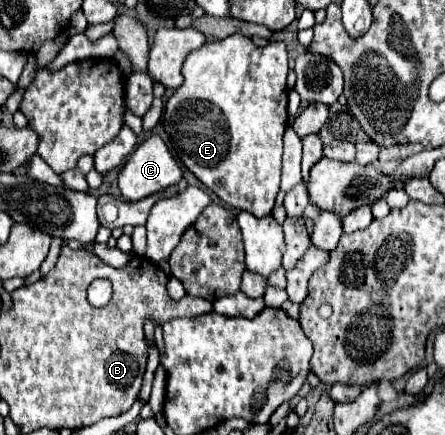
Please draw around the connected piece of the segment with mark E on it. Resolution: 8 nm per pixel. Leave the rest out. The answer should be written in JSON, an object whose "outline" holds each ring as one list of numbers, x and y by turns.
{"outline":[[232,35,220,41,206,41,200,49,192,51,184,65,182,65,182,77,184,83,174,91,174,95,166,101,164,105,164,115,162,115,162,123,164,129,178,153,178,157,182,159,182,163,210,189,214,191,228,207,238,209,238,211,248,211,256,217,264,217,272,211,278,189,280,189,280,175,282,175,282,137,286,131,286,121,288,121,288,87,286,87,286,73,288,73,288,55,286,55,286,47,280,41,270,41,266,47,256,47,252,43,252,39,244,37,244,35]]}

